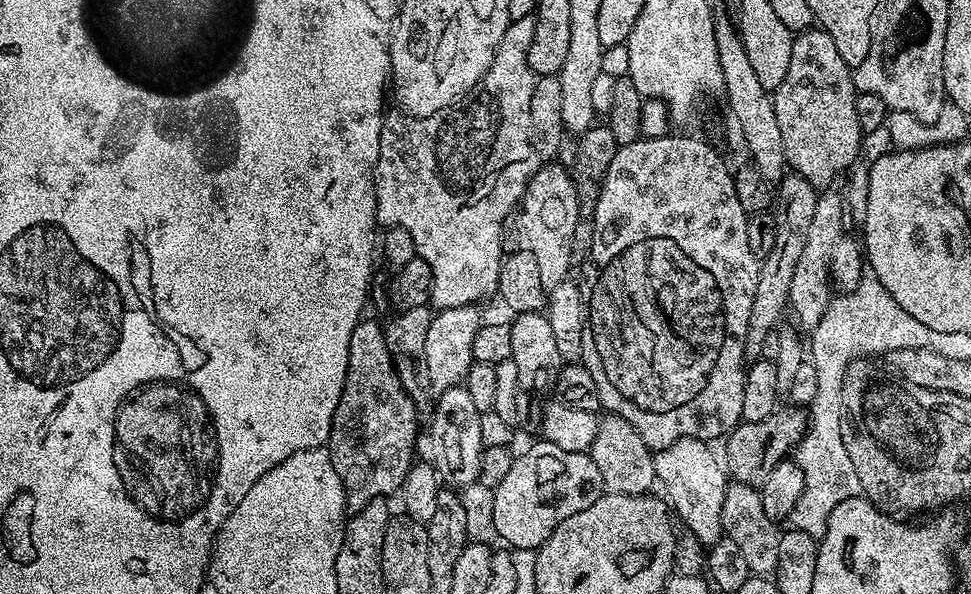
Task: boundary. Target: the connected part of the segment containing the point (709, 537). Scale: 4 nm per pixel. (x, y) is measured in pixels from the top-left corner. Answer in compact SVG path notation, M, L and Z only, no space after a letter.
M682 438L674 442L674 446L666 446L652 457L656 479L661 485L664 483L663 495L674 505L678 520L680 515L681 522L688 527L685 529L705 546L713 544L722 535L720 519L726 487L726 469L717 453L715 456L708 448L711 447L703 440Z

